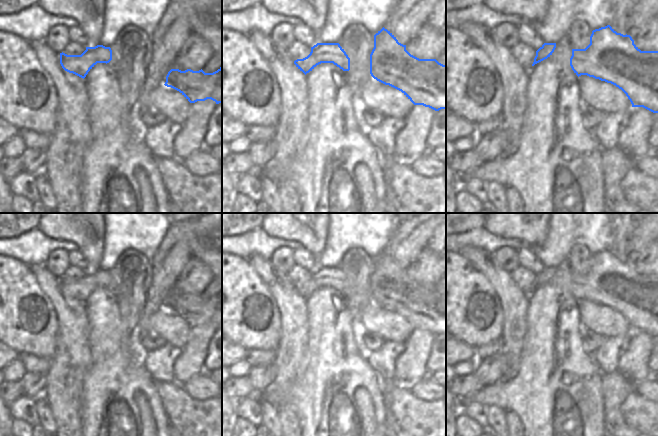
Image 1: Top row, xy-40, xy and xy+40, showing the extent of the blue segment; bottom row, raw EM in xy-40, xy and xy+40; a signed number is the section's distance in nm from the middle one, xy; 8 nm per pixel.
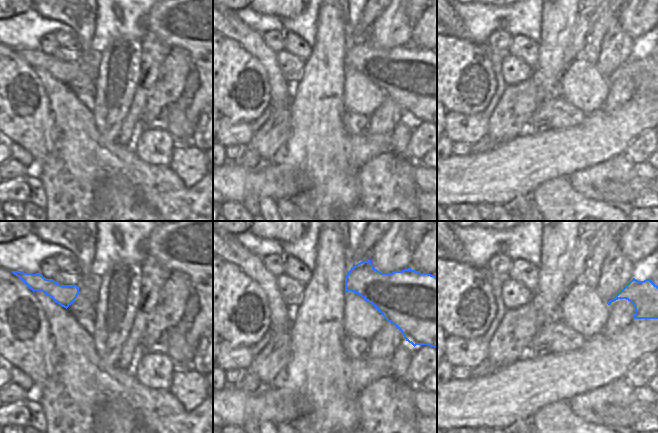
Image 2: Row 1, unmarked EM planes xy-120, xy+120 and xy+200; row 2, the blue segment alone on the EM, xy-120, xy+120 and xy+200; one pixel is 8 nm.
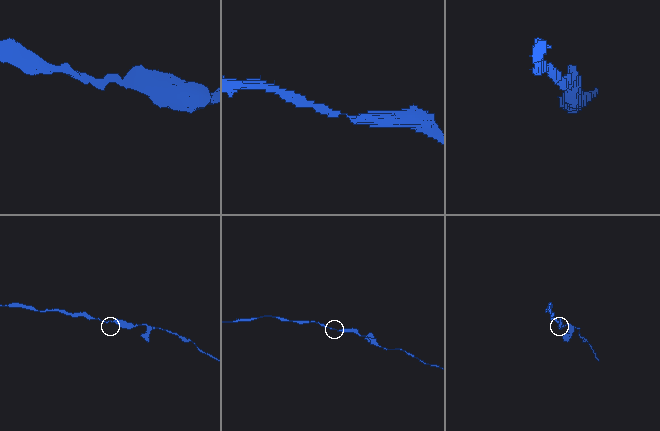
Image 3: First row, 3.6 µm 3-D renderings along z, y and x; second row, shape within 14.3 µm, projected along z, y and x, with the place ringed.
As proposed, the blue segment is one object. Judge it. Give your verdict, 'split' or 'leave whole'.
leave whole

